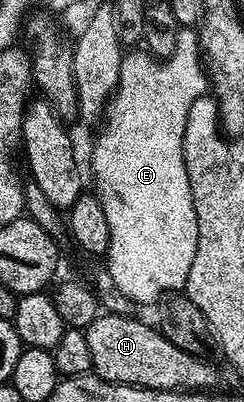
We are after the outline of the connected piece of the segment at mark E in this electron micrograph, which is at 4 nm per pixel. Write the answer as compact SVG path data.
M180 29L174 53L168 59L154 59L141 52L122 59L117 90L103 117L105 129L93 144L95 195L101 200L109 227L107 269L116 291L134 300L137 306L160 301L166 294L184 289L191 258L195 258L197 219L187 166L183 162L183 130L187 126L191 102L207 92L207 72L199 55L199 36L194 29Z

